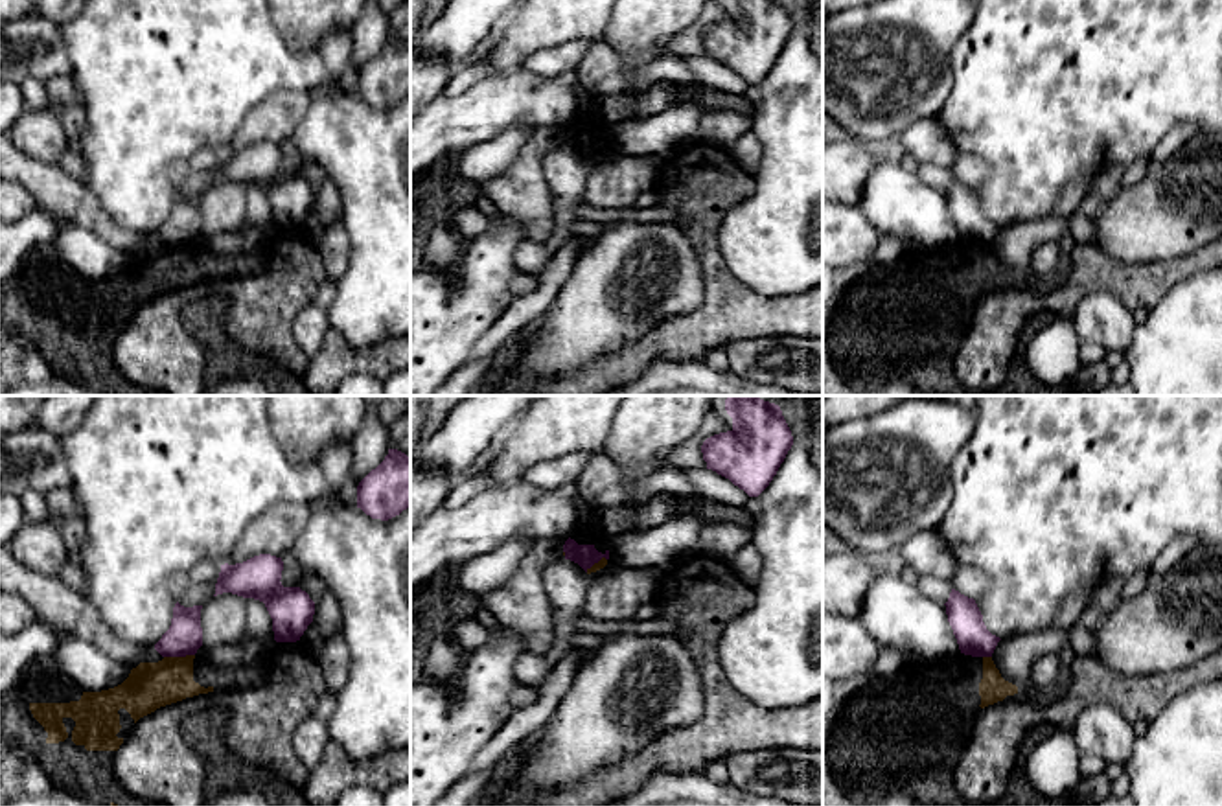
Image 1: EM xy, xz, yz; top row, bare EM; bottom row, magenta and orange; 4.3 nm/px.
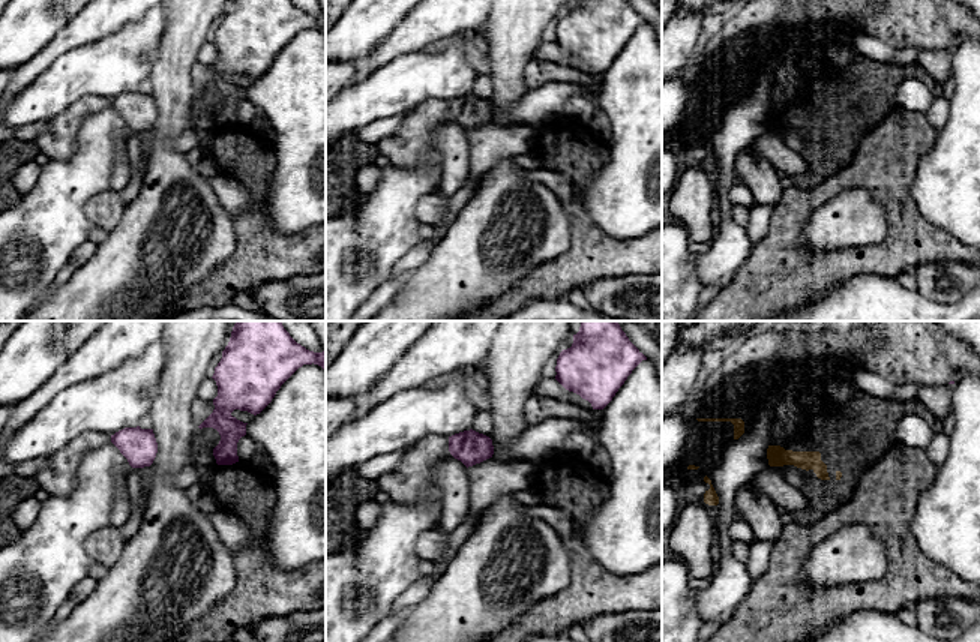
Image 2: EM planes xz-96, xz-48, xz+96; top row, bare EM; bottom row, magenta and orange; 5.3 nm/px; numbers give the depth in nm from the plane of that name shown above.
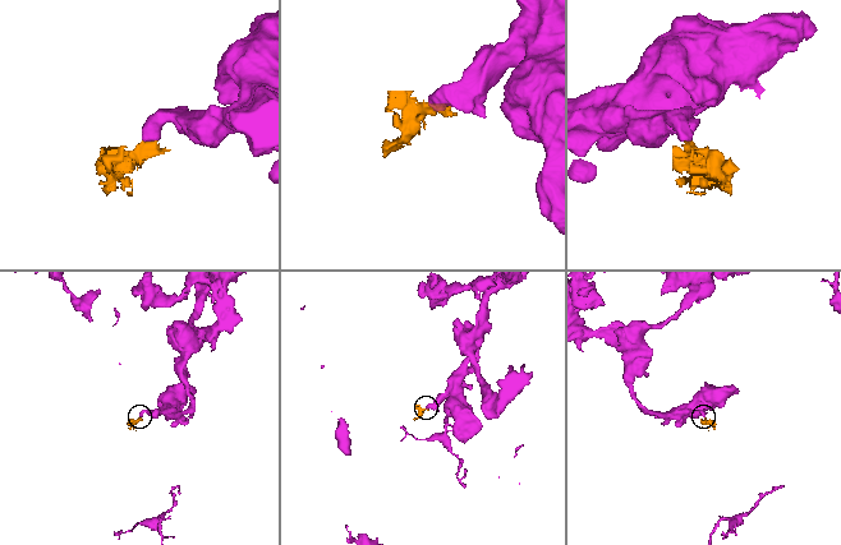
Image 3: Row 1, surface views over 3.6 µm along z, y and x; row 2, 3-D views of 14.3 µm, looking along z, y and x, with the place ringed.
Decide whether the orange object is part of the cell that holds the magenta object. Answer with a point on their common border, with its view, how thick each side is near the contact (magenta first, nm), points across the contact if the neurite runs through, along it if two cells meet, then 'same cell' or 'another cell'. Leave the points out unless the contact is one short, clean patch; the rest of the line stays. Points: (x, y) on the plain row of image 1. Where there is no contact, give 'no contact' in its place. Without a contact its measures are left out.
meets magenta in xy at (179, 243); 160 nm thick on the magenta side, 200 nm on the other; another cell

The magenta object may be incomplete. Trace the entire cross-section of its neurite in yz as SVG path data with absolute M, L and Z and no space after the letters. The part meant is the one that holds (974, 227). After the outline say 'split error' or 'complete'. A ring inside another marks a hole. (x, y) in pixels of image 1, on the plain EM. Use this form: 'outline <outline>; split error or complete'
outline M951 177L944 193L961 241L972 245L992 245L1001 226L986 217L975 188Z; complete

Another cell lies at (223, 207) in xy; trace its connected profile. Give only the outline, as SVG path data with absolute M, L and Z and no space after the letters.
M223 180L201 197L202 234L234 232L247 225L247 186Z

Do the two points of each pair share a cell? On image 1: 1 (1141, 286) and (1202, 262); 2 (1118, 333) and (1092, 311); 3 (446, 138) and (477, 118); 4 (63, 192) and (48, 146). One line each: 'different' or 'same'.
1: same
2: same
3: same
4: different

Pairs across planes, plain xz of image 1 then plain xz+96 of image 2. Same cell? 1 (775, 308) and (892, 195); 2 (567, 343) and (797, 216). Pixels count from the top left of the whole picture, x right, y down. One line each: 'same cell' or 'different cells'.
1: same cell
2: different cells

